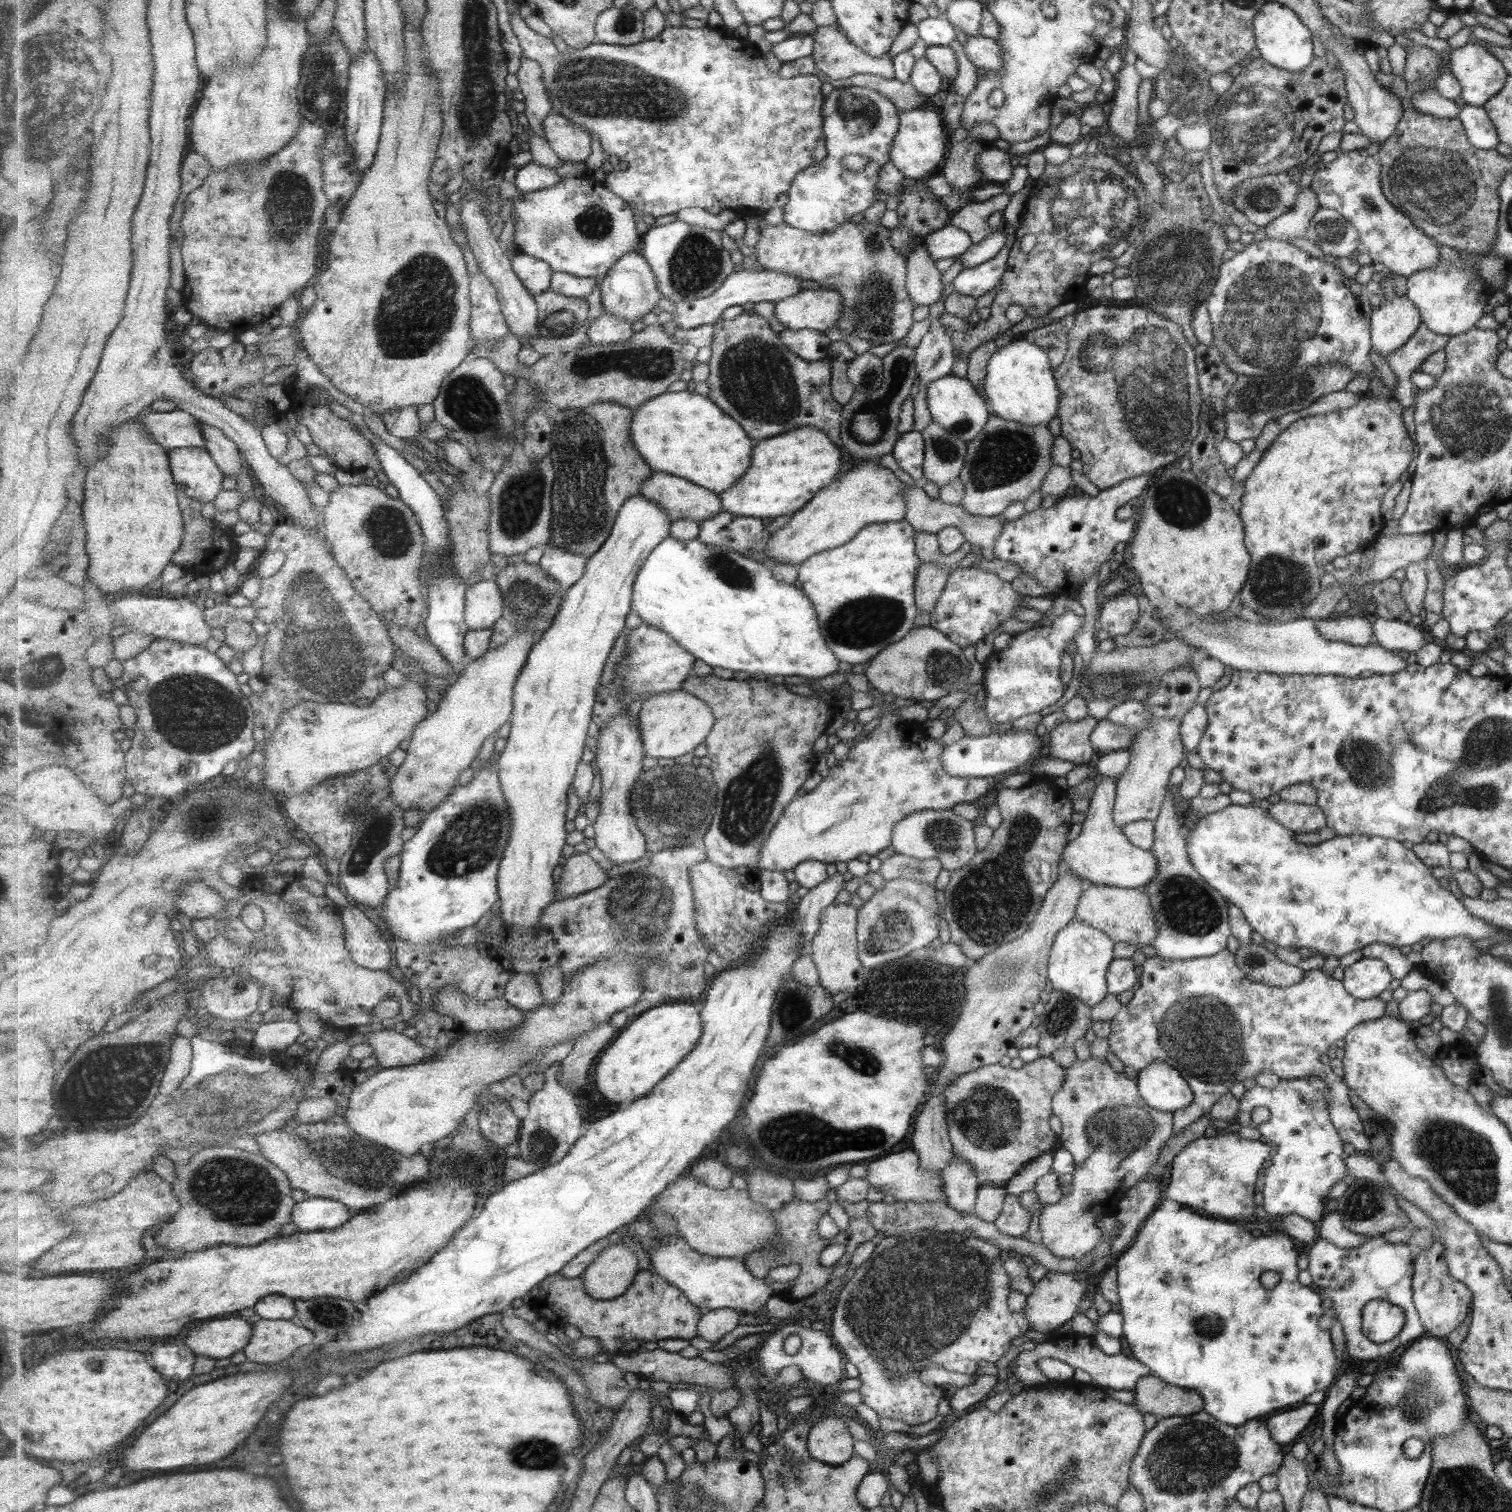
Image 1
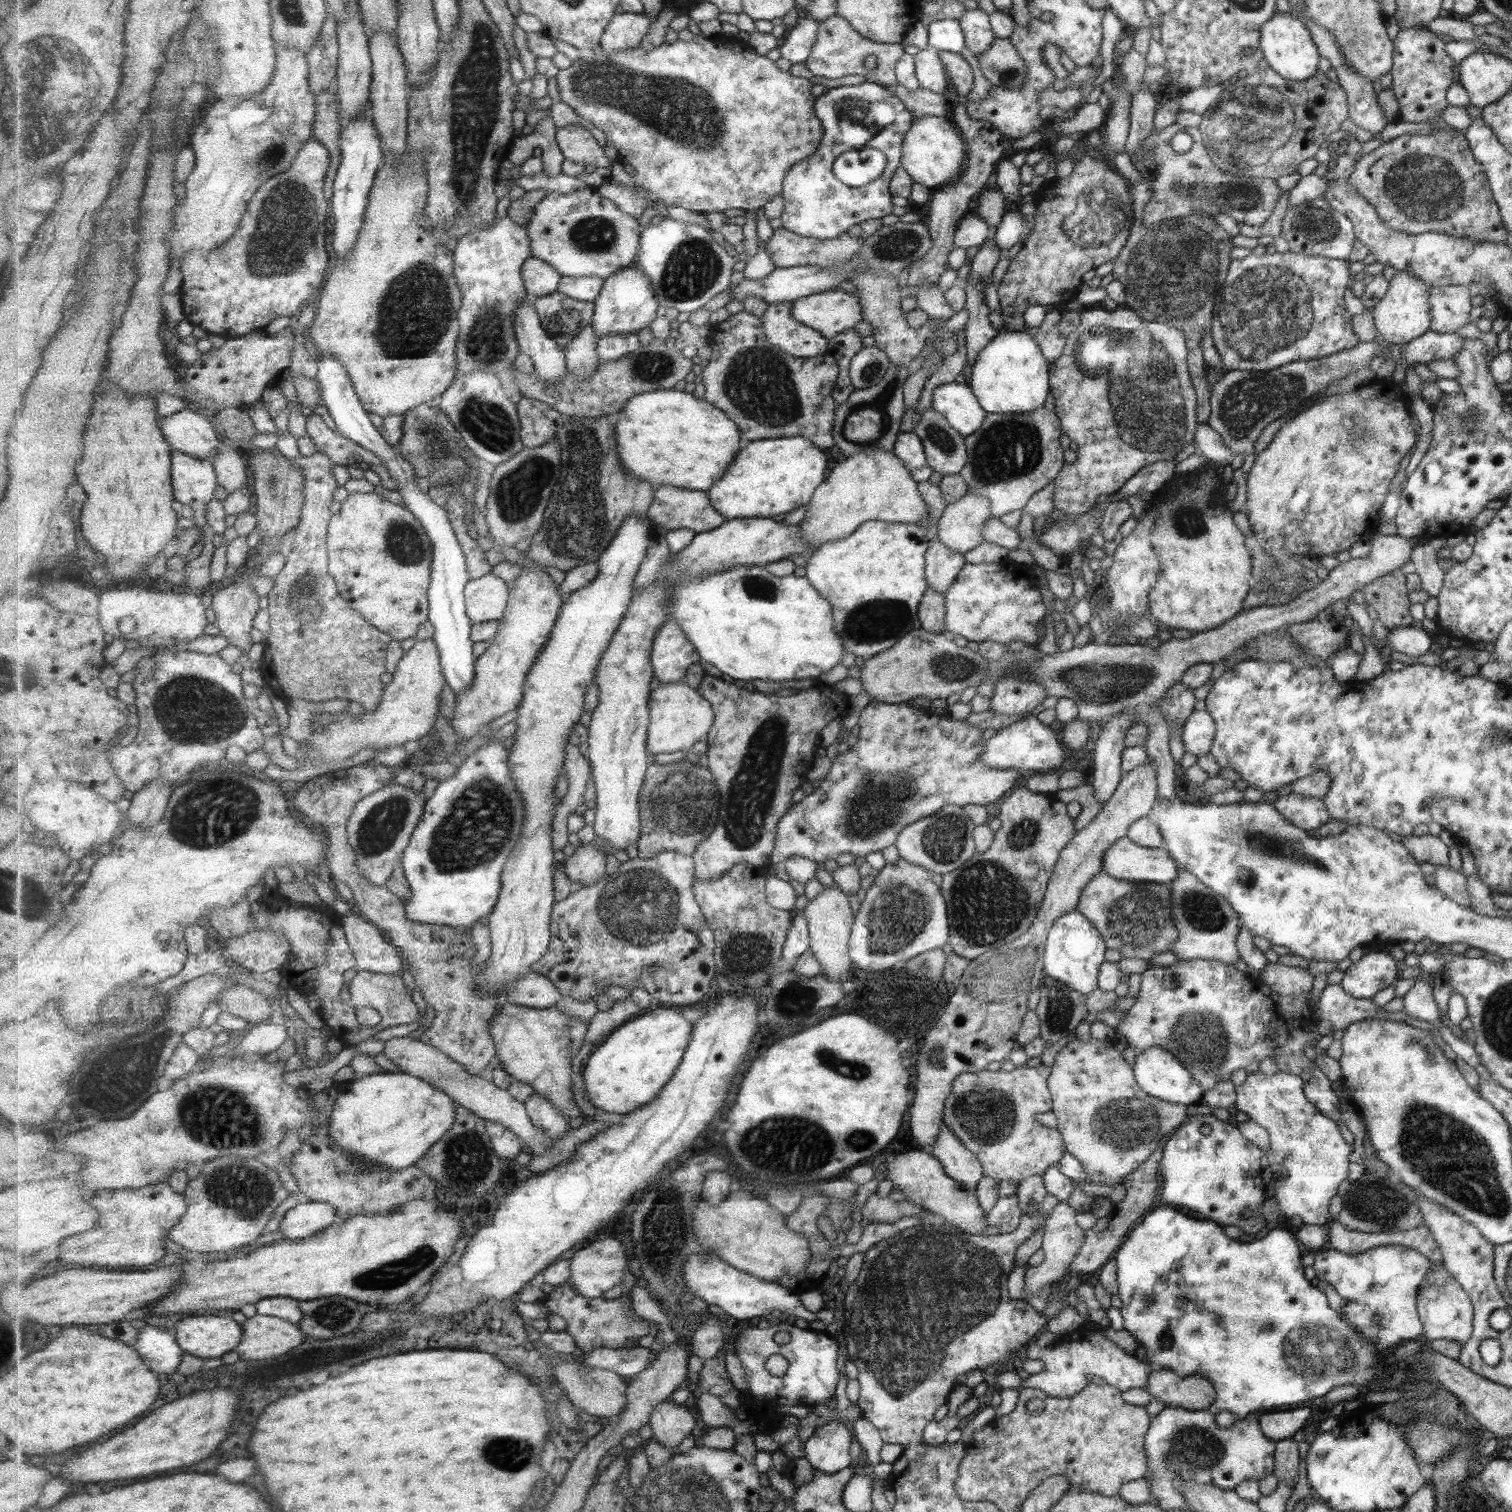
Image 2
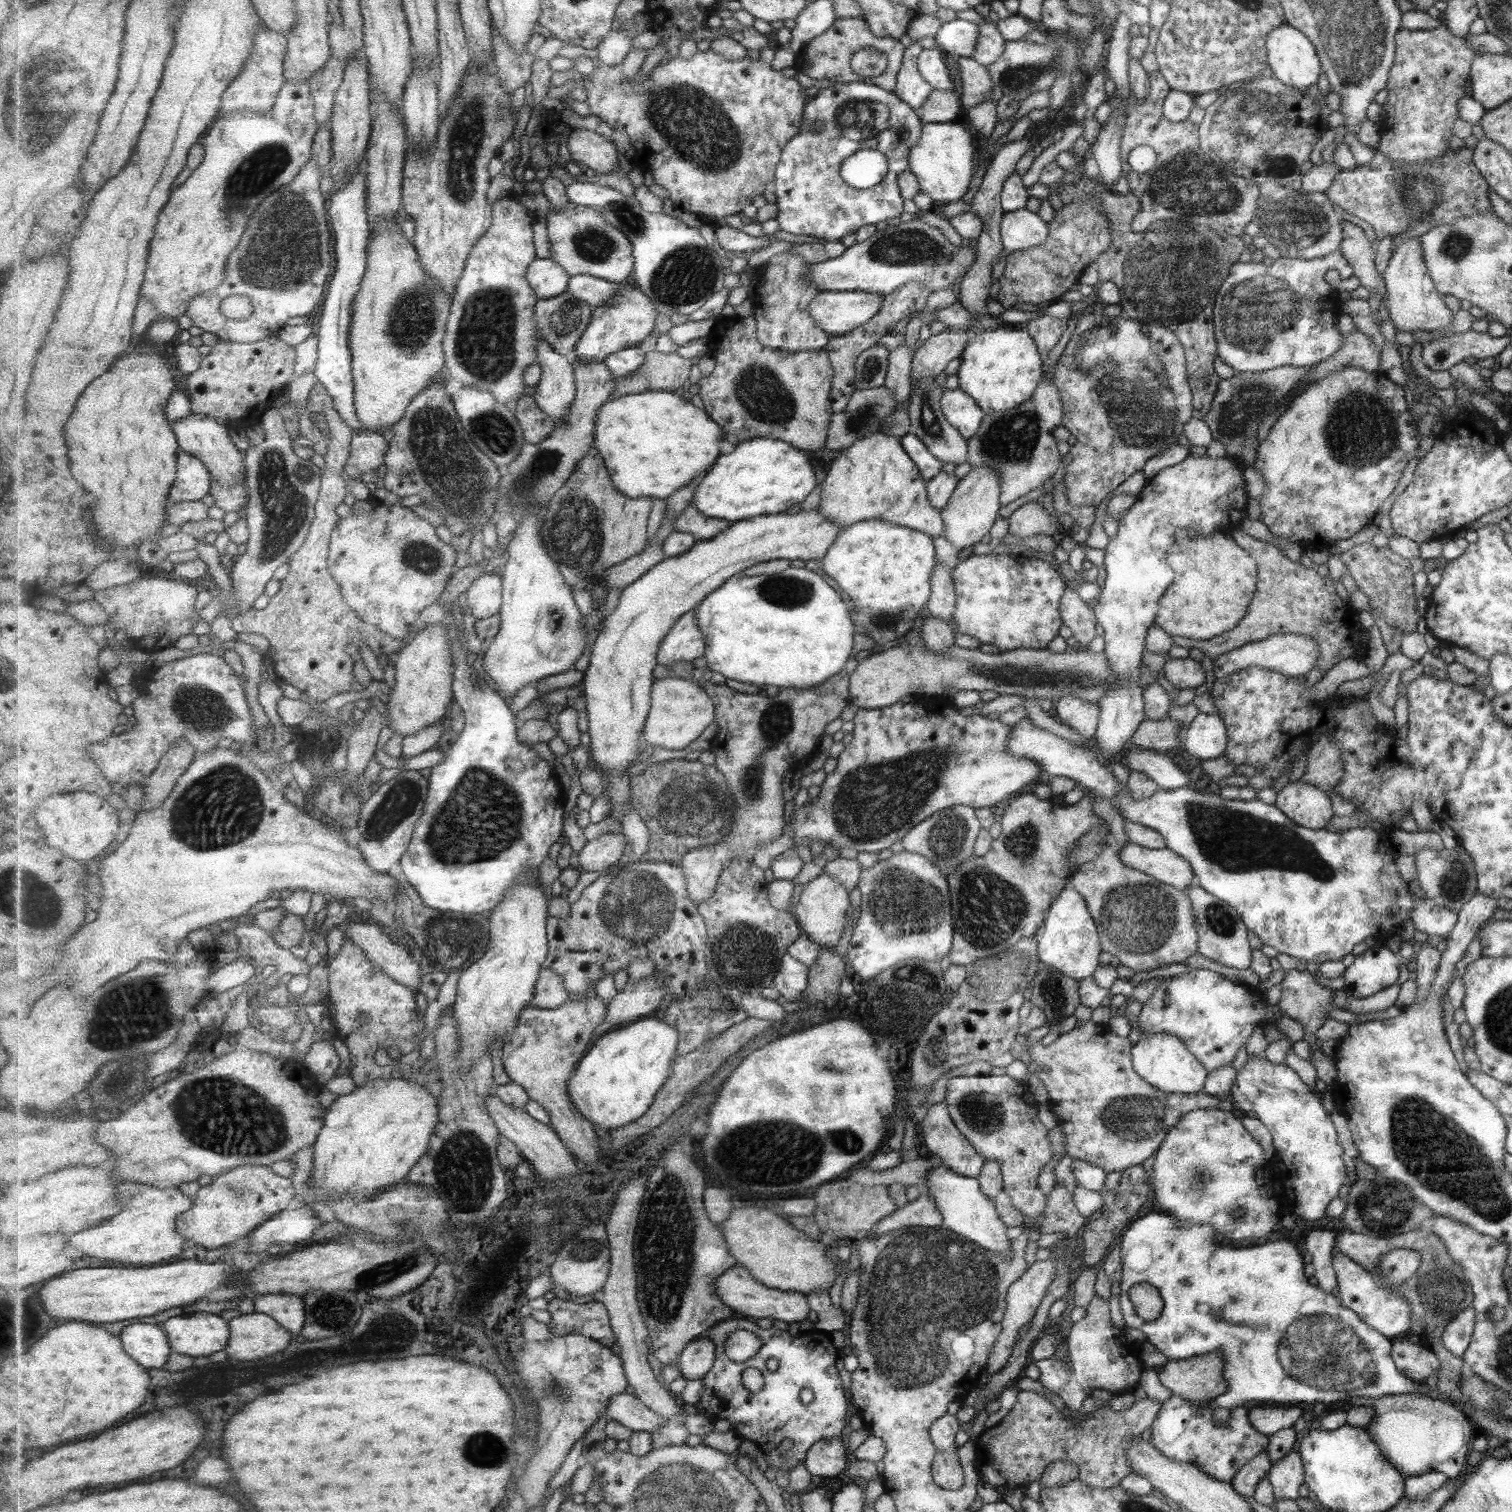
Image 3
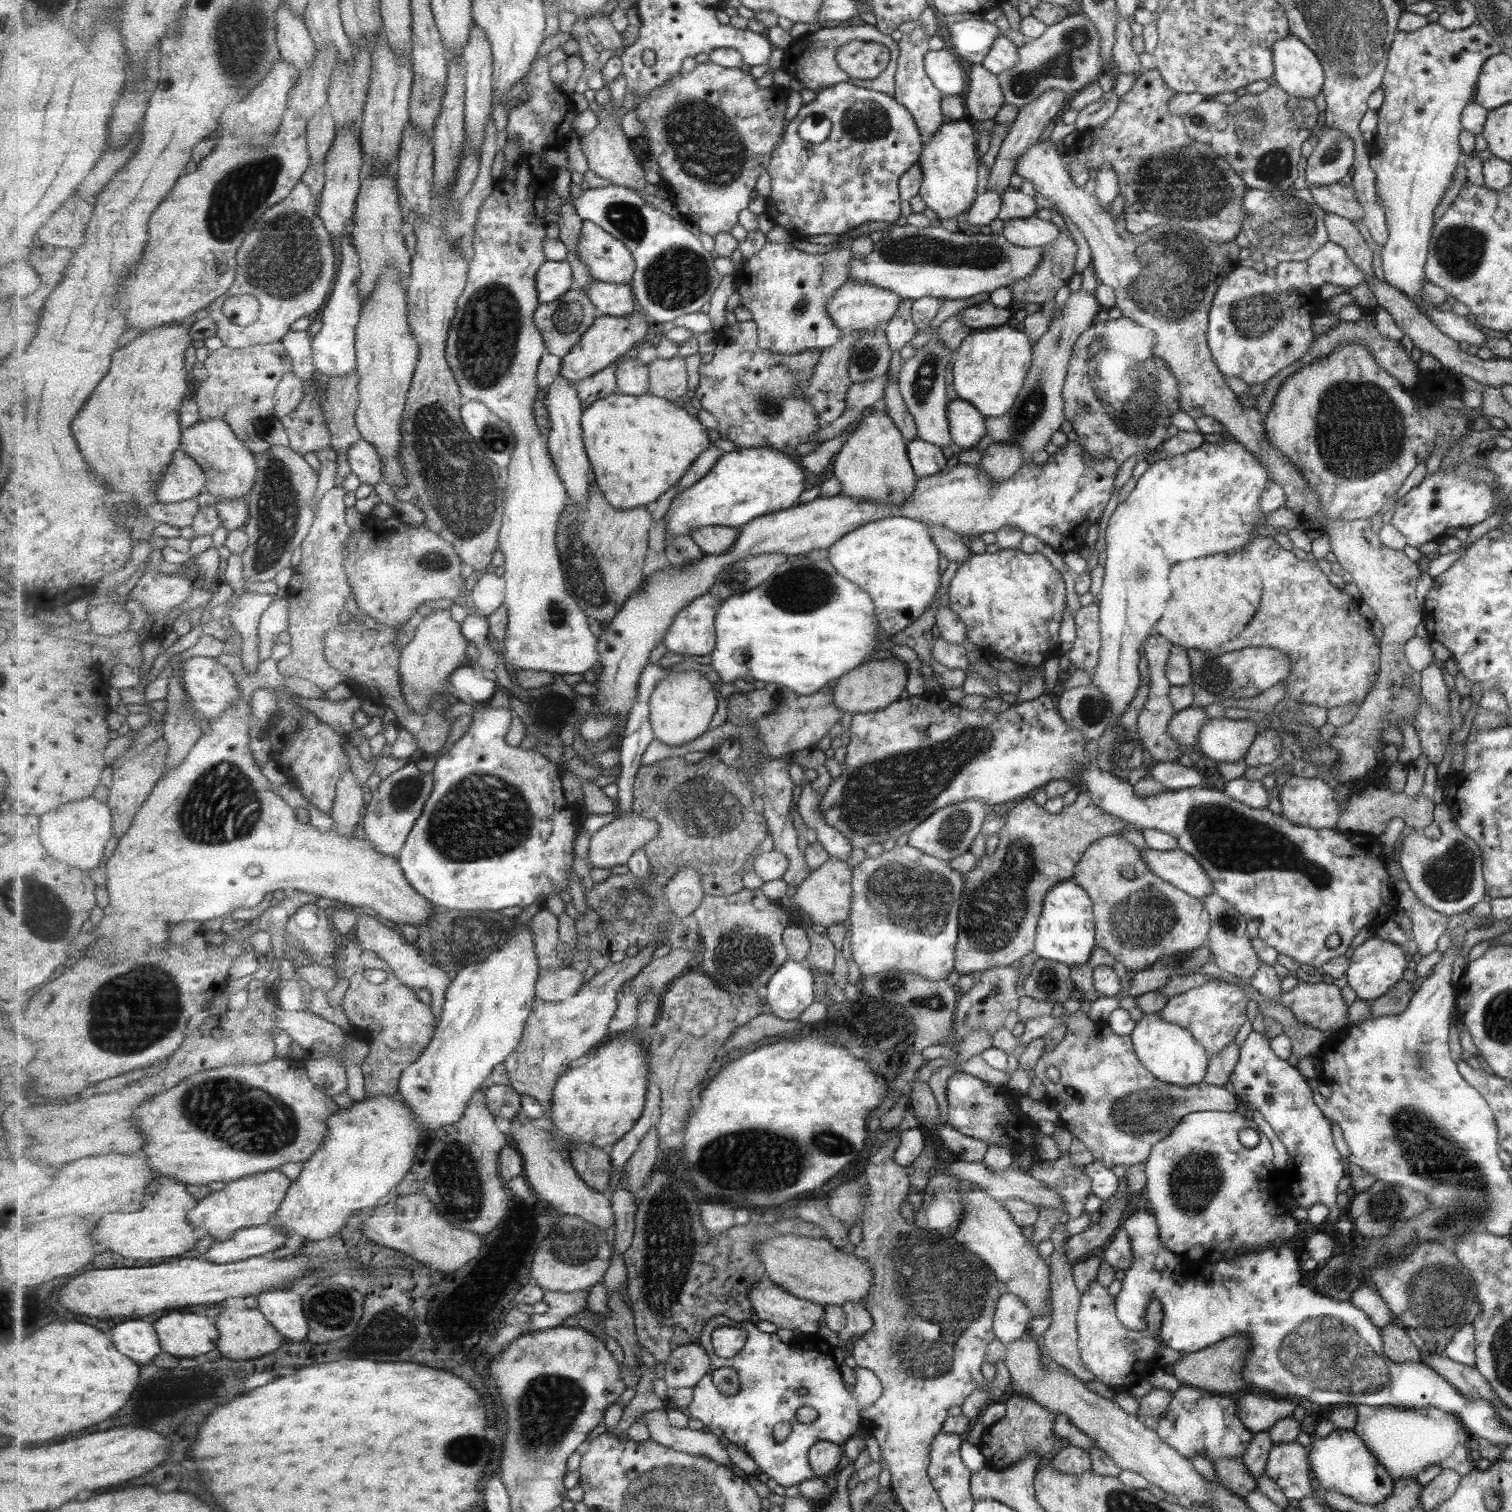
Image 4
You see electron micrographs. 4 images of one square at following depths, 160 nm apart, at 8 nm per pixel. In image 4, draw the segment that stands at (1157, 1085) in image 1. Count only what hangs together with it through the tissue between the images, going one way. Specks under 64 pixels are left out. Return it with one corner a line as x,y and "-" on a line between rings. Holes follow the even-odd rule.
1158,1012
1143,1014
1134,1025
1129,1038
1135,1050
1136,1057
1152,1076
1161,1082
1172,1083
1175,1086
1199,1084
1204,1080
1208,1068
1208,1057
1204,1047
1192,1037
1189,1030
1177,1026
1173,1022
1165,1022

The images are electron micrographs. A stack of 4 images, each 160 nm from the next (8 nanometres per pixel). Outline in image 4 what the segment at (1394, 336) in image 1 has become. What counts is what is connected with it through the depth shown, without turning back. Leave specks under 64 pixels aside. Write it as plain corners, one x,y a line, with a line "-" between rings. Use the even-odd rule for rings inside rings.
1427,23
1423,28
1414,30
1413,32
1399,31
1395,34
1395,40
1392,41
1391,48
1388,50
1387,72
1384,73
1383,84
1380,86
1384,97
1380,107
1376,110
1378,121
1376,123
1376,133
1374,134
1369,153
1369,166
1374,174
1374,189
1376,198
1384,210
1385,224
1387,226
1387,241
1380,247
1381,253
1381,270
1383,272
1384,281
1389,286
1401,291
1411,303
1417,302
1421,307
1421,284
1424,280
1424,266
1427,261
1429,241
1431,240
1432,227
1435,222
1433,218
1434,208
1439,205
1441,198
1451,182
1451,172
1457,164
1457,158
1462,156
1459,154
1461,148
1457,144
1457,136
1463,130
1460,125
1460,116
1464,110
1464,106
1471,100
1471,92
1476,88
1475,82
1478,81
1481,65
1484,64
1487,58
1499,54
1500,46
1492,39
1491,35
1481,25
1471,25
1461,30
1445,30
1440,23
-
1423,303
1423,312
1427,318
1432,321
1432,325
1441,331
1441,334
1447,335
1455,342
1467,342
1478,348
1484,343
1484,334
1479,328
1467,321
1463,315
1455,315
1453,312
1441,312
1431,303

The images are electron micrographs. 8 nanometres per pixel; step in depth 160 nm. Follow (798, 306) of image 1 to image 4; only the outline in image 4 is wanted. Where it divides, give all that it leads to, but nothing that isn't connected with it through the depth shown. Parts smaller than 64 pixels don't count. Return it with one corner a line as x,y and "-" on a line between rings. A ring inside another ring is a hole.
846,280
828,302
827,313
839,330
851,328
854,332
863,332
884,325
894,315
900,300
896,292
873,286
872,283

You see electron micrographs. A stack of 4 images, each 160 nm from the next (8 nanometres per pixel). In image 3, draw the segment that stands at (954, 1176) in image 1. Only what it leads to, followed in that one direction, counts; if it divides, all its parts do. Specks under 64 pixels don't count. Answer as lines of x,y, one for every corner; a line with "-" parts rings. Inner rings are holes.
944,1102
929,1105
920,1125
924,1145
936,1160
957,1175
973,1179
979,1177
985,1161
957,1131

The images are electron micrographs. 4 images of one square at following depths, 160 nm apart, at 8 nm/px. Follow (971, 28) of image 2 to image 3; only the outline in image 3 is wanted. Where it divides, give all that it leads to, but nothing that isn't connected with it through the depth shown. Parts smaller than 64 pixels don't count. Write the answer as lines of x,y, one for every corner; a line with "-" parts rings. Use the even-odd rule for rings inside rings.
988,21
976,25
977,42
970,57
984,67
990,65
1002,52
1004,38
996,26

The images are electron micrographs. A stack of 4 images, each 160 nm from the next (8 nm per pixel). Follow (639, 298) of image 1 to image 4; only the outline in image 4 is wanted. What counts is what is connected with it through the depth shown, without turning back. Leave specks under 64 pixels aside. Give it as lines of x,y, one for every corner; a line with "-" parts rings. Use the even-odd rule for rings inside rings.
640,309
633,311
624,317
606,316
597,318
587,333
581,337
579,344
575,345
571,352
562,358
561,375
578,383
588,376
599,373
615,360
619,360
623,354
631,352
639,342
645,340
649,328
647,314

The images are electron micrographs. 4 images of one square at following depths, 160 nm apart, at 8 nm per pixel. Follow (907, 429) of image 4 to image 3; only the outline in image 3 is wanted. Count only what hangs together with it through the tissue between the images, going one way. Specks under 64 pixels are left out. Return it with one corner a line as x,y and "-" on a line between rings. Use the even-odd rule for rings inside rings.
900,343
896,348
888,352
888,365
882,384
892,392
896,401
907,402
910,396
911,364
914,352
905,344

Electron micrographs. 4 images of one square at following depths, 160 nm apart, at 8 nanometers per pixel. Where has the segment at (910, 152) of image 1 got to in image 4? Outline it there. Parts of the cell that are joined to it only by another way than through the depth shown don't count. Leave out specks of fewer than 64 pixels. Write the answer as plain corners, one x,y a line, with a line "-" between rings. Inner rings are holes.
967,119
943,123
921,147
917,161
921,169
918,196
937,220
955,219
975,201
975,132

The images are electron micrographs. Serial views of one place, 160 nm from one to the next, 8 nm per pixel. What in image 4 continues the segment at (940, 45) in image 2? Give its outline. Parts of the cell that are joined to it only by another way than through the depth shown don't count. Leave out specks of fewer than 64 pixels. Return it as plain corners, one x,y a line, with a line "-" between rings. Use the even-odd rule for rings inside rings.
975,18
948,25
952,52
964,64
980,64
998,34
995,25

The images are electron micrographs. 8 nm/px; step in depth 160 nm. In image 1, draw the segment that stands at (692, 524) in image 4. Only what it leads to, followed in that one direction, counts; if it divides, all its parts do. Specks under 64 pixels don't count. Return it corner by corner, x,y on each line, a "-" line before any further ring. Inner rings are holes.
802,426
796,429
791,430
789,434
779,434
773,440
767,438
755,448
753,466
747,472
747,476
737,486
733,486
733,490
726,490
720,495
725,511
732,512
734,515
761,519
795,514
809,504
822,488
831,485
833,478
839,476
841,456
839,456
839,448
832,440
823,431
817,430
817,427

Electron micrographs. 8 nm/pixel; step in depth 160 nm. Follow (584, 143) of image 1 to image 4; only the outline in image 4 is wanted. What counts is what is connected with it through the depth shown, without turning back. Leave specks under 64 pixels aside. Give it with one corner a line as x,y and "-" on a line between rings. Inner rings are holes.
621,73
617,78
614,78
609,83
609,90
613,98
613,107
611,115
605,118
595,126
595,129
587,136
582,138
582,150
587,155
587,159
590,165
590,170
597,176
601,177
612,183
612,185
628,187
631,190
643,191
643,188
647,186
647,180
645,180
645,170
643,170
643,164
639,156
633,154
631,148
631,138
626,135
623,128
619,128
617,125
617,117
615,114
625,98
625,94
630,90
628,87
628,80
625,73

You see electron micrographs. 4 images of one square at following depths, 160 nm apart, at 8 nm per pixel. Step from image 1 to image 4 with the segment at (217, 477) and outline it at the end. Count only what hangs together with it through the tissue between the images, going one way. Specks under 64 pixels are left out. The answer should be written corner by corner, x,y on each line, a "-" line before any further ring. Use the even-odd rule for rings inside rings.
179,449
156,494
159,502
173,504
195,499
206,491
207,486
208,478
200,463
183,449

